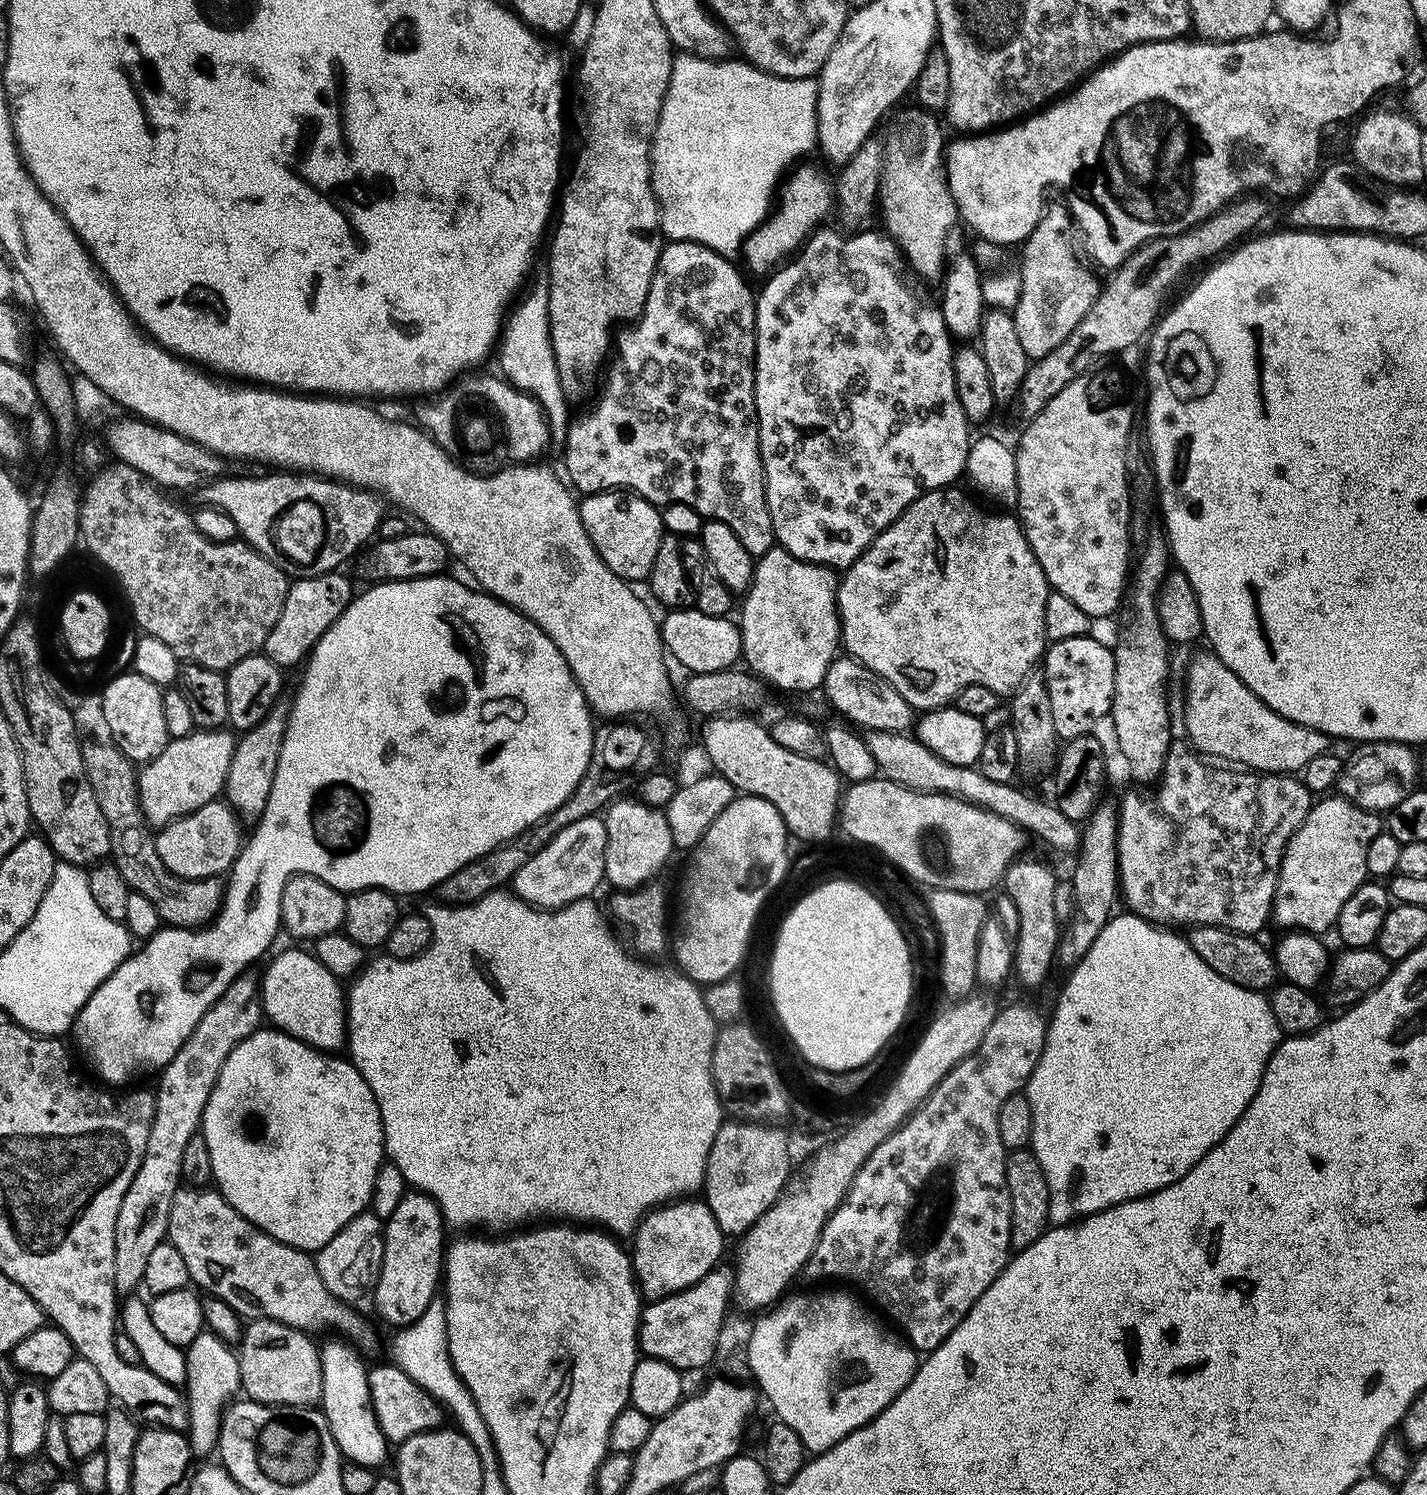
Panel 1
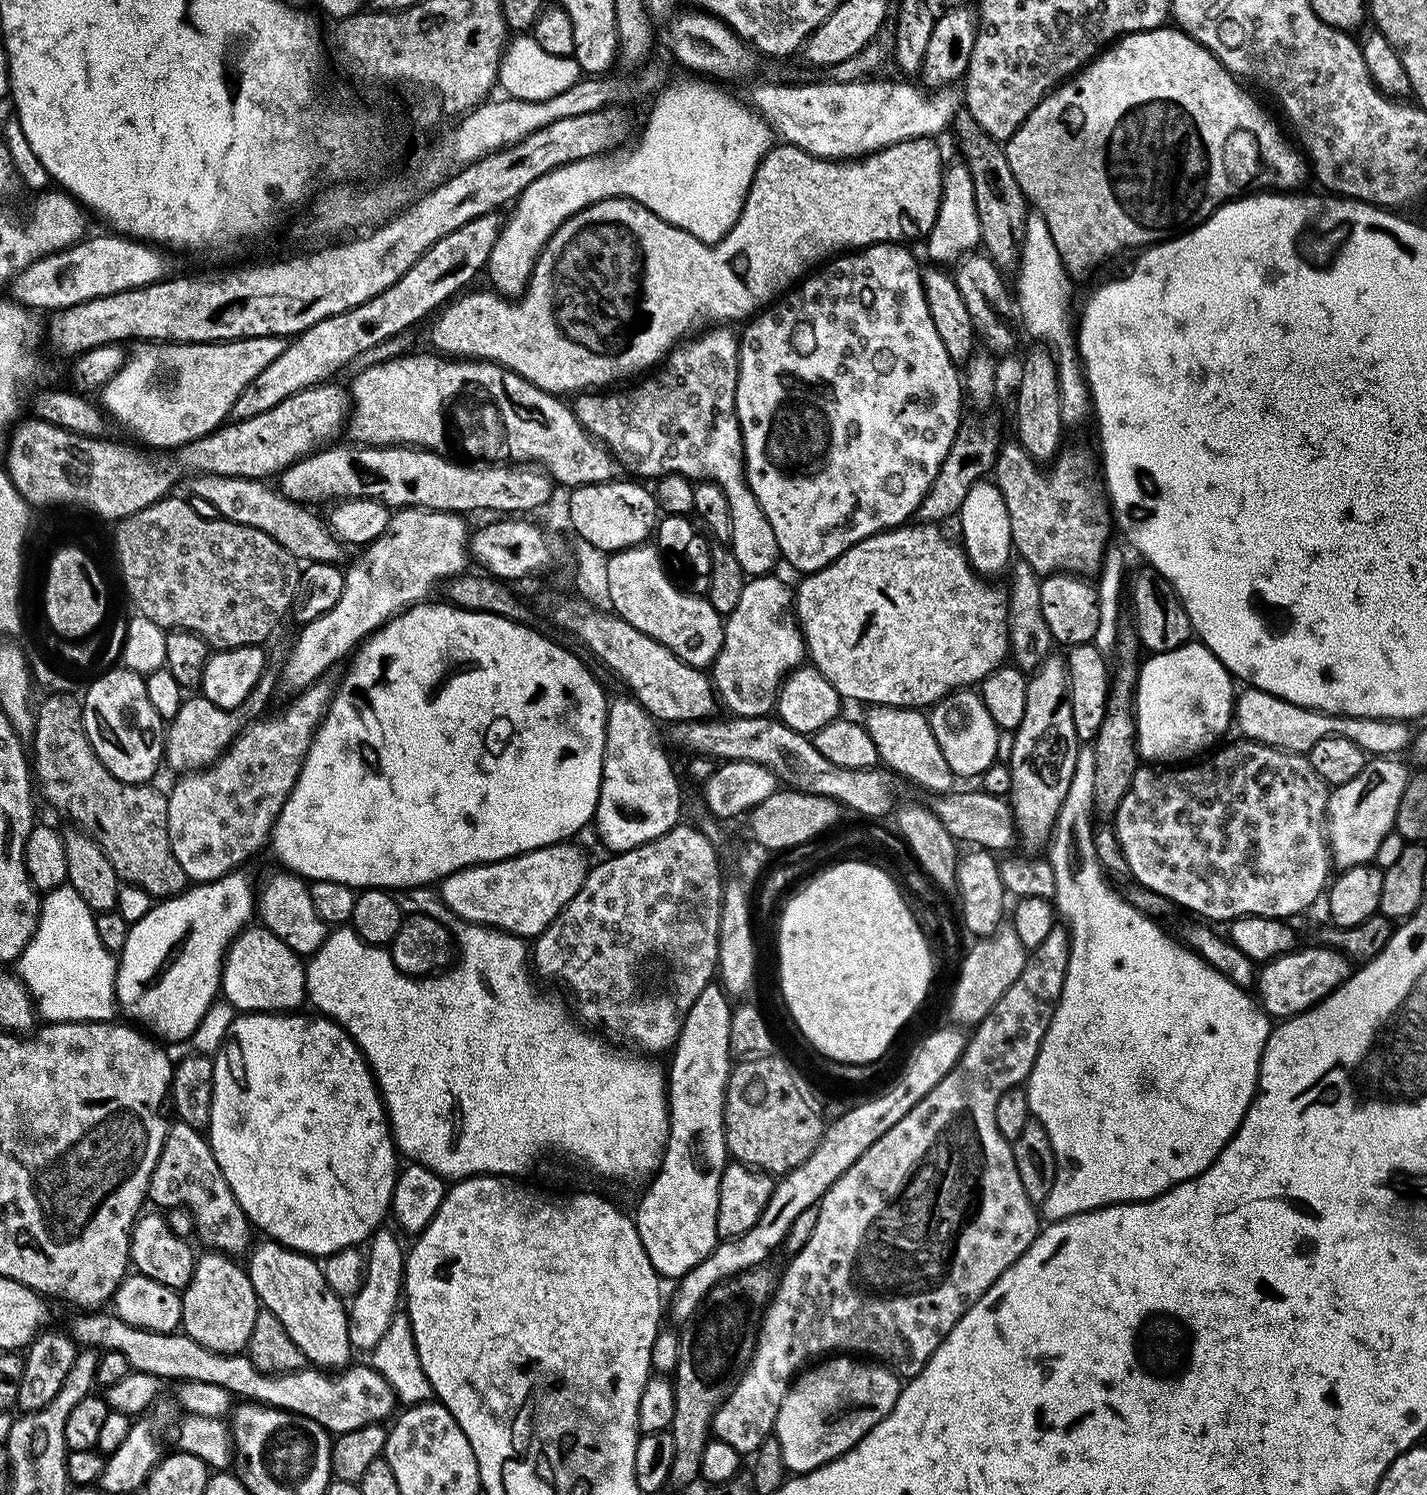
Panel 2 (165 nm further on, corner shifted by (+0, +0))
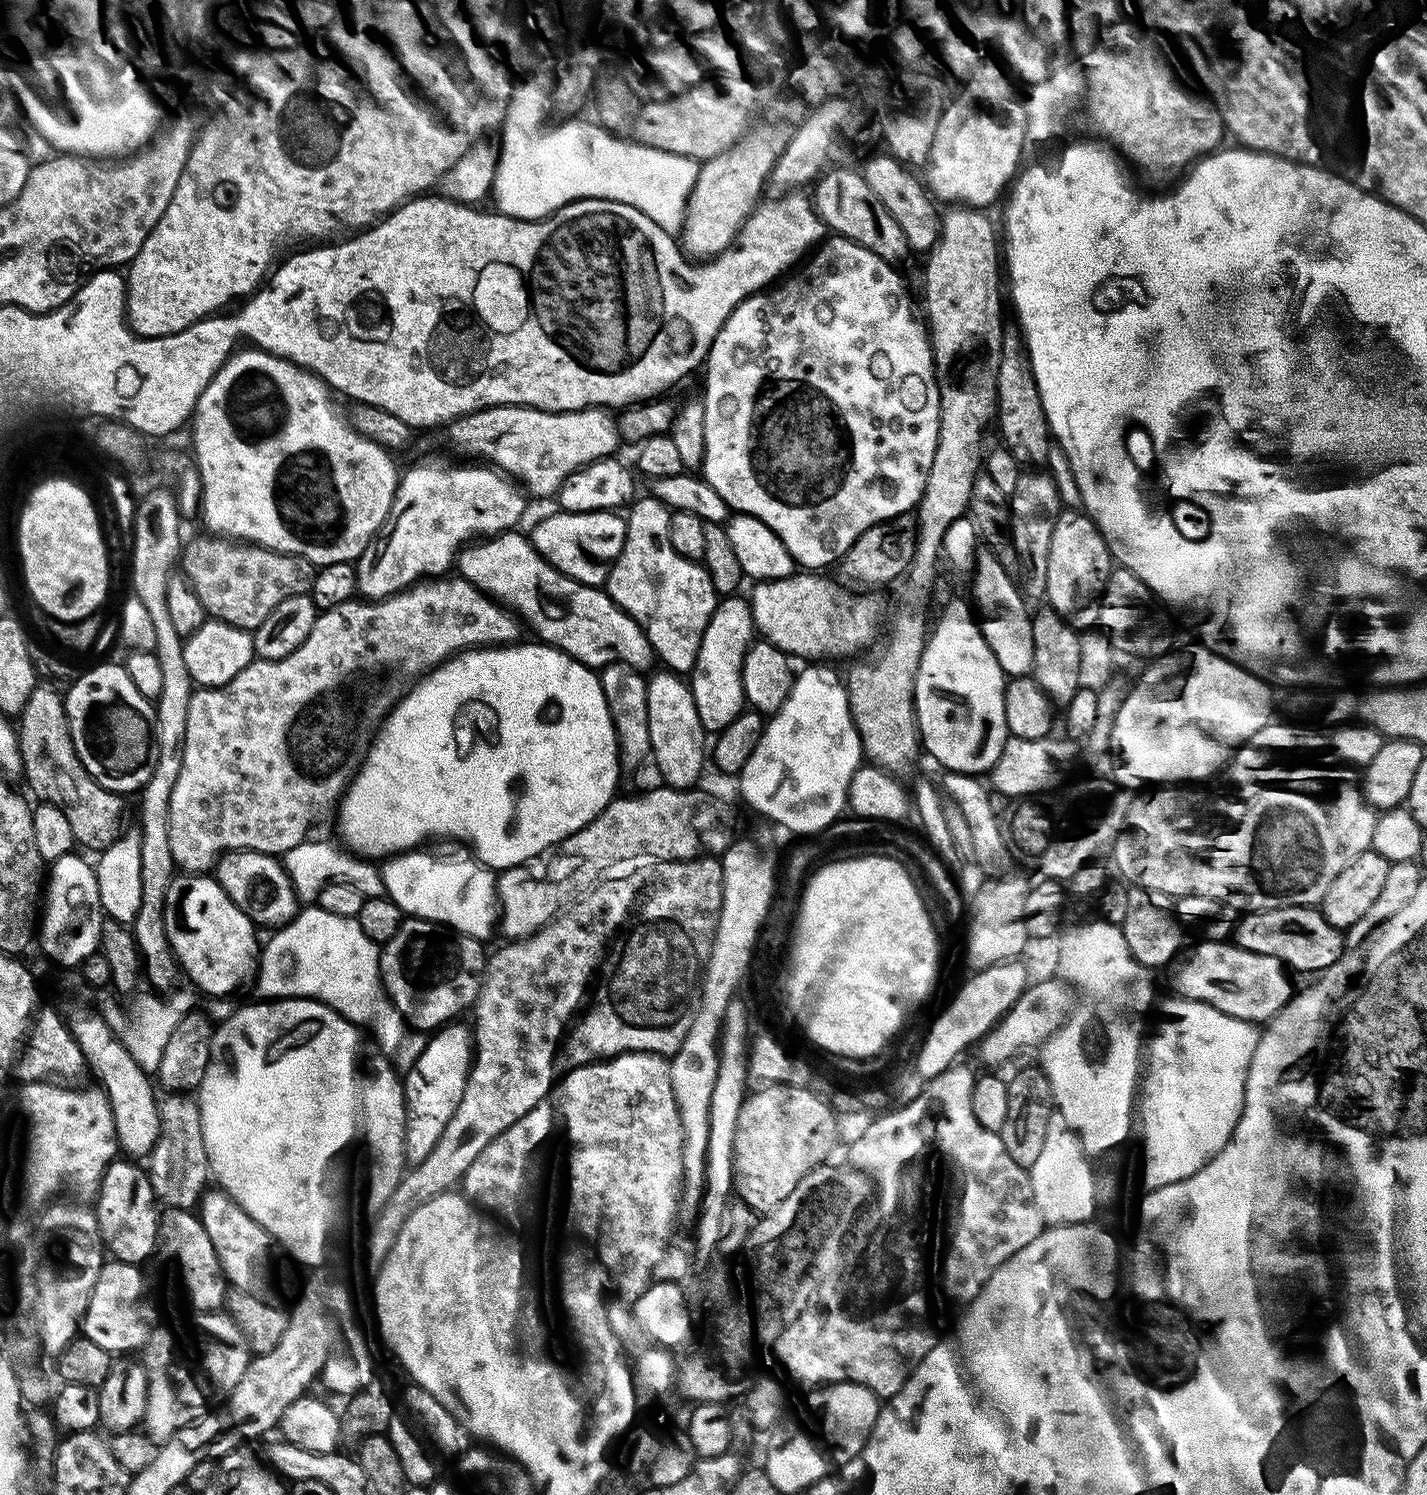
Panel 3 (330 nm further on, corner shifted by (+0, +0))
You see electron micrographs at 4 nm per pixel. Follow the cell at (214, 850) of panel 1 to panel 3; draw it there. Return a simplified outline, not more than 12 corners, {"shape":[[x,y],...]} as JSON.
{"shape":[[459,574],[320,612],[186,710],[170,854],[283,857],[396,701],[521,639]]}

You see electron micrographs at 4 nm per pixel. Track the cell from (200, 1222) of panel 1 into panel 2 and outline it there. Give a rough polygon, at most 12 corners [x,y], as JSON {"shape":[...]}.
{"shape":[[176,1122],[150,1178],[209,1249],[247,1253],[253,1225],[205,1133]]}

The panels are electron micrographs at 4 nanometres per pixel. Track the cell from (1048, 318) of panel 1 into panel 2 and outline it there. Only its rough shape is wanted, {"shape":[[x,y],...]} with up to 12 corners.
{"shape":[[1036,346],[1020,368],[1015,443],[1039,464],[1059,455],[1056,359]]}

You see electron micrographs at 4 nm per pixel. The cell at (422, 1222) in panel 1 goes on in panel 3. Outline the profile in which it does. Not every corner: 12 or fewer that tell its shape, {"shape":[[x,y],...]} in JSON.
{"shape":[[452,1022],[404,1086],[407,1159],[428,1157],[454,1118],[474,1036]]}

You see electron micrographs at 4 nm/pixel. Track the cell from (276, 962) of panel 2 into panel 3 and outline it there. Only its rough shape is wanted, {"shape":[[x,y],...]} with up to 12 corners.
{"shape":[[176,874],[164,929],[209,998],[258,967],[257,925],[208,874]]}

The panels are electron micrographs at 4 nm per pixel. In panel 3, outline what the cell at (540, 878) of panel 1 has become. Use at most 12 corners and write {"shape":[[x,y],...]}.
{"shape":[[468,854],[383,861],[388,899],[481,942],[498,928],[497,873]]}

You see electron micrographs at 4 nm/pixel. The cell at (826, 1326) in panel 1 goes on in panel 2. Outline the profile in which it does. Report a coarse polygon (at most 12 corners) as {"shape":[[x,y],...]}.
{"shape":[[852,1354],[801,1371],[774,1438],[785,1469],[846,1454],[894,1410],[901,1377]]}

